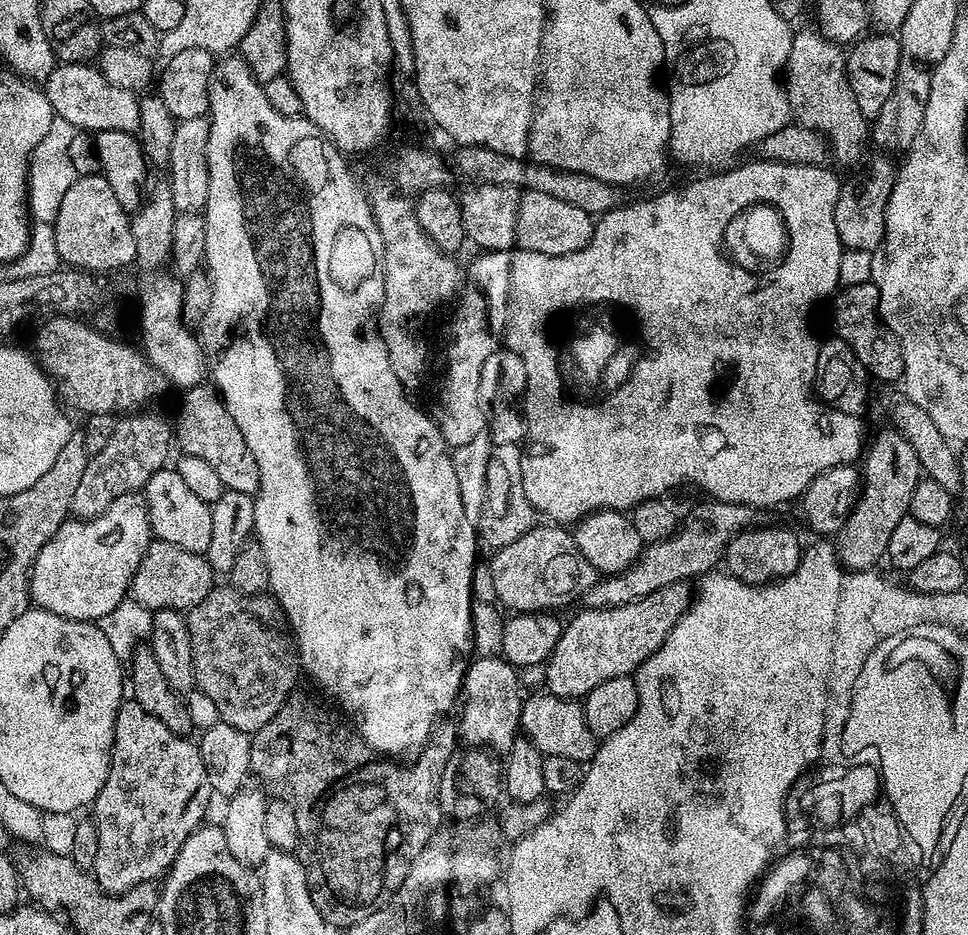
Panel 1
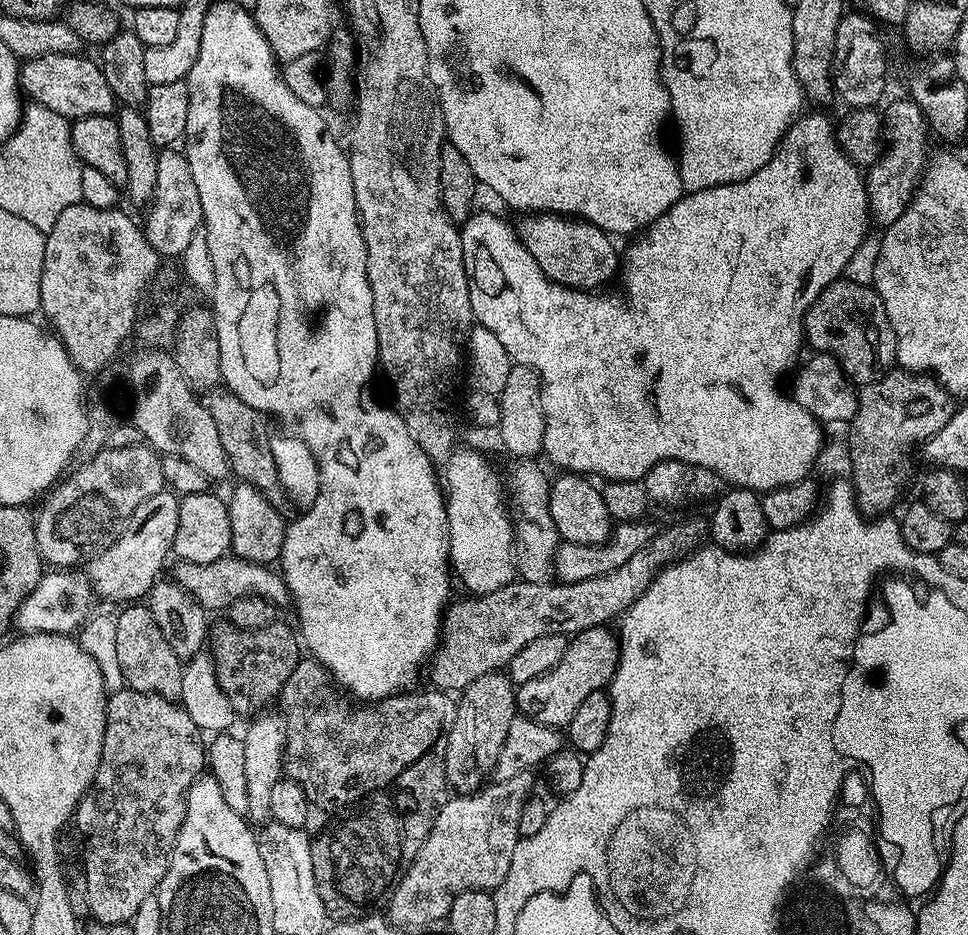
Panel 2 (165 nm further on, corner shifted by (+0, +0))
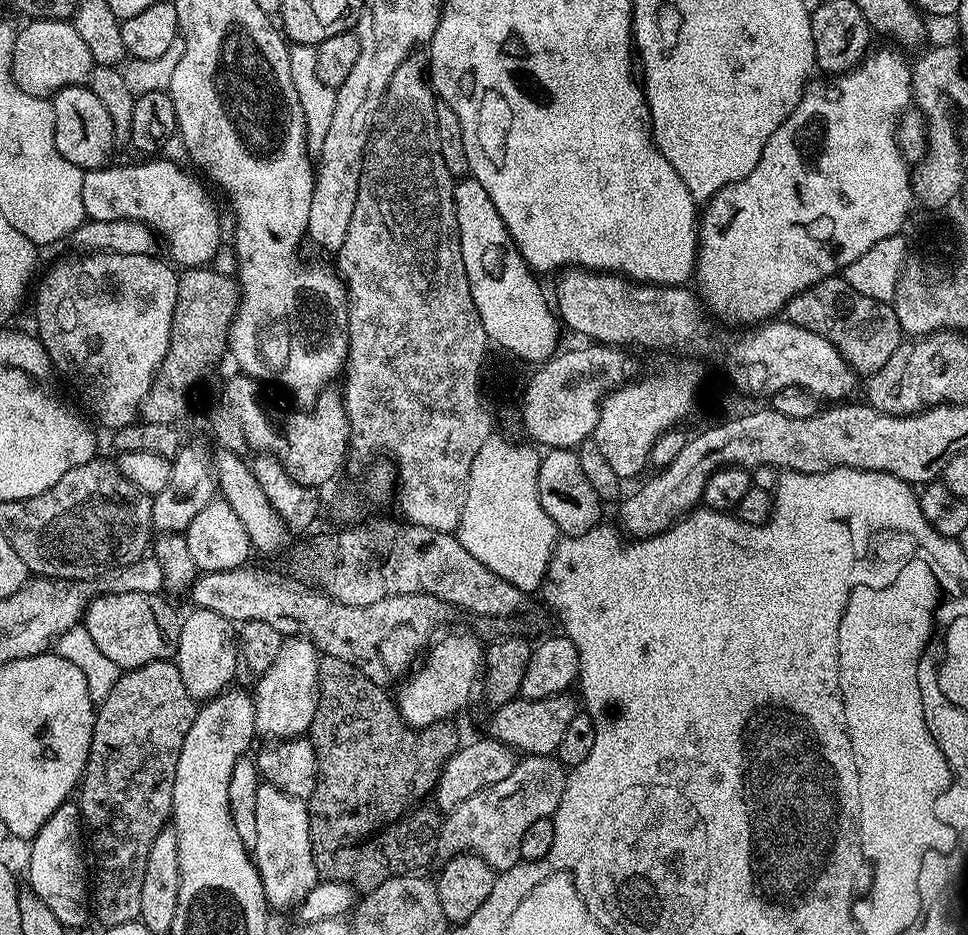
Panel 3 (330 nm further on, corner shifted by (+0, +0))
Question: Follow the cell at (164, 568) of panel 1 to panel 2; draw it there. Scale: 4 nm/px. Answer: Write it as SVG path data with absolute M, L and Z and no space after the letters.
M231 554L218 558L218 562L205 564L176 560L171 568L171 579L182 585L205 610L213 610L212 608L227 610L238 598L251 595L263 596L268 603L277 606L283 606L284 603L287 605L290 600L284 577L275 567L266 564L251 564Z

